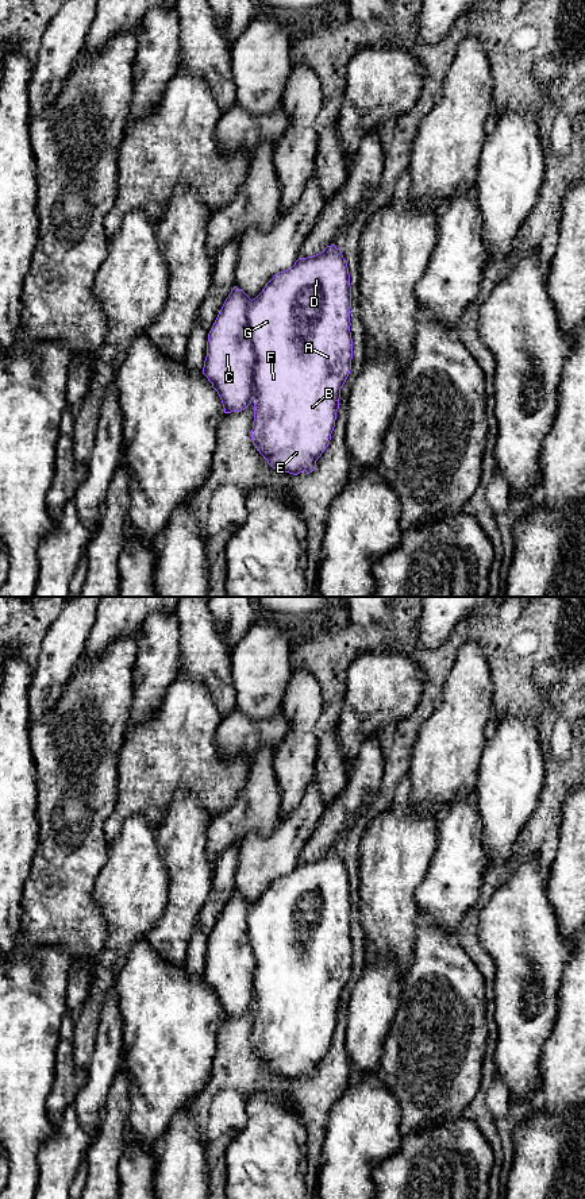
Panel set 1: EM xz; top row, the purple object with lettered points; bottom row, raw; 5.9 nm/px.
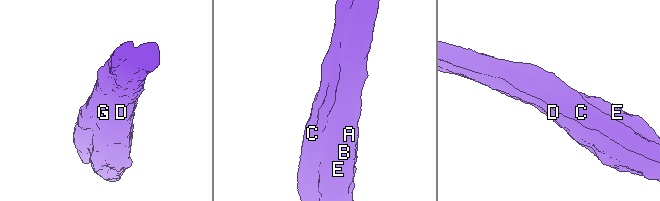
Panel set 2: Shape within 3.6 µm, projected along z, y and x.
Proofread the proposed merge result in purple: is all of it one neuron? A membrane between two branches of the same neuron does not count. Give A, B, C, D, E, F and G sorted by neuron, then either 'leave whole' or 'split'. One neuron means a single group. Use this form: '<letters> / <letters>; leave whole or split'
A B D E F G / C; split

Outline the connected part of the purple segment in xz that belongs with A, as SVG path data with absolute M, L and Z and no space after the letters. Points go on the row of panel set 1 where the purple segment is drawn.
M335 244L274 274L249 307L247 329L257 354L251 440L281 473L309 474L330 444L340 389L351 370L350 308L349 267Z

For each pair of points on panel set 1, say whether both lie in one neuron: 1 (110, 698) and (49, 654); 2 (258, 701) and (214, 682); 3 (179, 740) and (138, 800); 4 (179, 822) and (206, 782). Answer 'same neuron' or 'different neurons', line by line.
1: same neuron
2: different neurons
3: same neuron
4: different neurons

